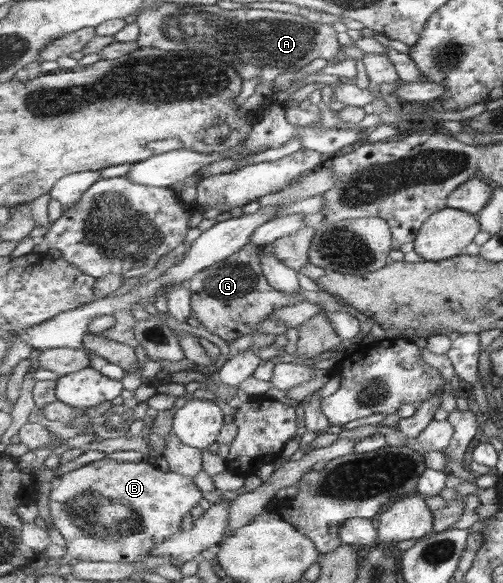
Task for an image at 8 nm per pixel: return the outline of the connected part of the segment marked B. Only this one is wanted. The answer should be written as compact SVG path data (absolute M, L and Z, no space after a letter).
M103 458L100 461L94 461L70 473L60 477L60 483L49 493L50 514L55 527L58 529L63 538L67 541L67 552L64 555L64 561L70 559L78 559L80 561L89 562L141 562L144 557L151 553L160 544L165 543L168 538L182 532L182 521L184 517L192 511L192 507L196 507L200 503L200 499L204 497L204 493L196 487L192 477L186 477L182 474L162 471L153 463L146 463L144 460L138 463L118 463L112 459Z

